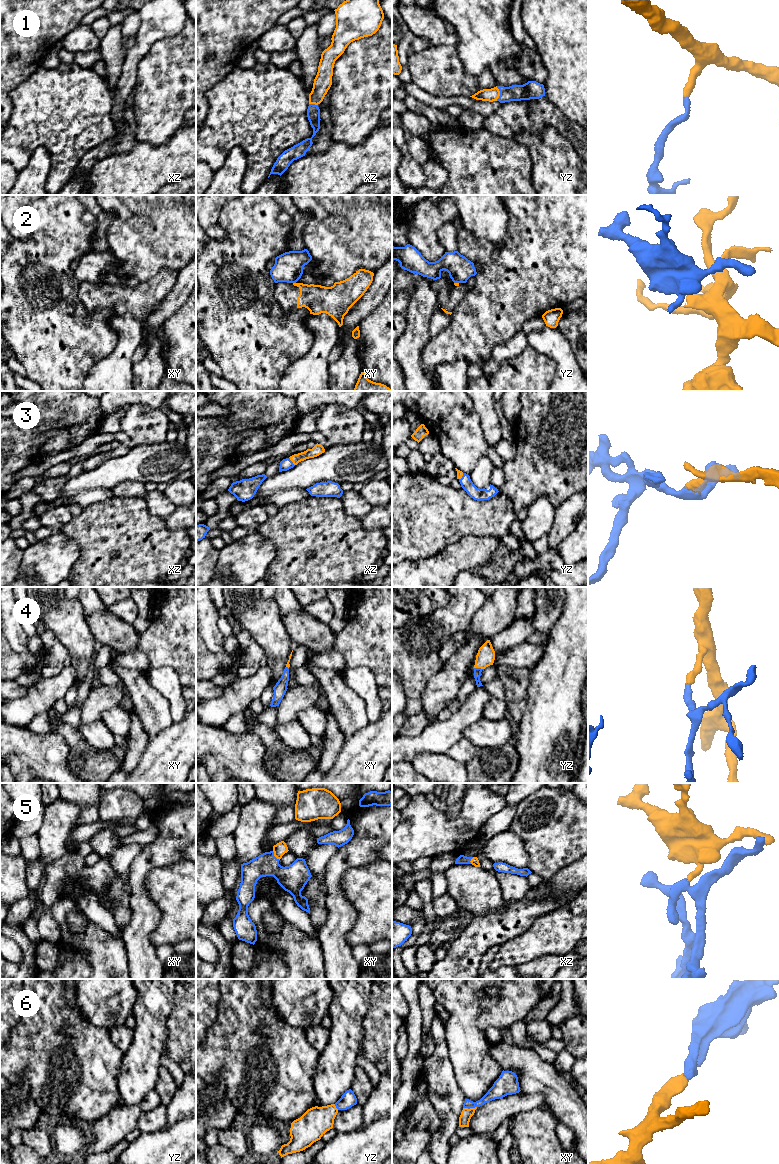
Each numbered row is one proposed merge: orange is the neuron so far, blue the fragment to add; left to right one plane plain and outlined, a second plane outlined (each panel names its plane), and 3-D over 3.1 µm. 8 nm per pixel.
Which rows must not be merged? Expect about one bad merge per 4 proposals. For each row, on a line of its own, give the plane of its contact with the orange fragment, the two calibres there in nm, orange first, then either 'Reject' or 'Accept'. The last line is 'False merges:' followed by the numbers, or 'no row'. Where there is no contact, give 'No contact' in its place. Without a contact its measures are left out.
1: Touches orange in yz. Thickness 100 nm (orange) against 140 nm. Accept
2: Touches orange in xy. Thickness 220 nm (orange) against 240 nm. Reject
3: Touches orange in xz. Thickness 90 nm (orange) against 90 nm. Accept
4: Touches orange in yz. Thickness 150 nm (orange) against 60 nm. Accept
5: Touches orange in xy. Thickness 100 nm (orange) against 220 nm. Accept
6: Touches orange in xy. Thickness 90 nm (orange) against 110 nm. Accept
False merges: 2

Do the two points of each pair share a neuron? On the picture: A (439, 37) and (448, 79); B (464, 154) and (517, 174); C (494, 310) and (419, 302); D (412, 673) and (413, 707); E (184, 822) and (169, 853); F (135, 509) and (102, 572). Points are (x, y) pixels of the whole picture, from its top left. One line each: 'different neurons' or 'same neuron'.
A: different neurons
B: same neuron
C: different neurons
D: same neuron
E: same neuron
F: same neuron

